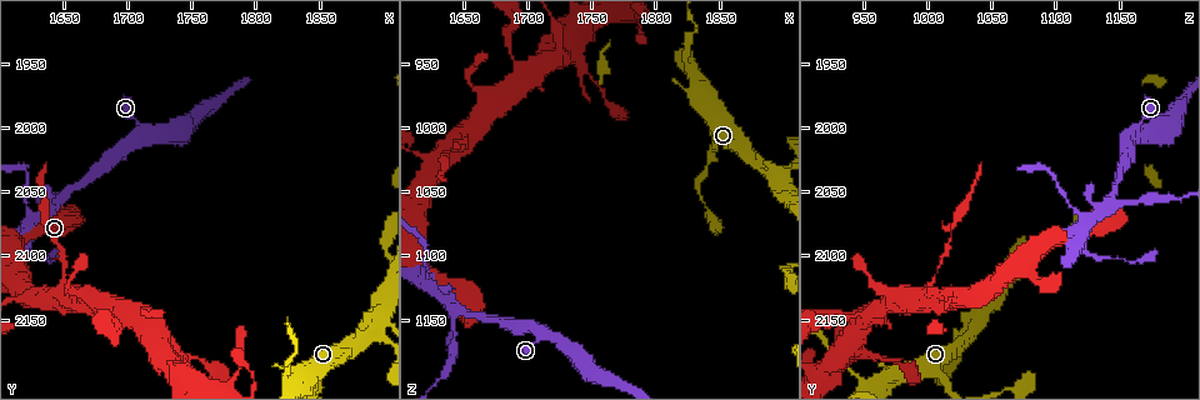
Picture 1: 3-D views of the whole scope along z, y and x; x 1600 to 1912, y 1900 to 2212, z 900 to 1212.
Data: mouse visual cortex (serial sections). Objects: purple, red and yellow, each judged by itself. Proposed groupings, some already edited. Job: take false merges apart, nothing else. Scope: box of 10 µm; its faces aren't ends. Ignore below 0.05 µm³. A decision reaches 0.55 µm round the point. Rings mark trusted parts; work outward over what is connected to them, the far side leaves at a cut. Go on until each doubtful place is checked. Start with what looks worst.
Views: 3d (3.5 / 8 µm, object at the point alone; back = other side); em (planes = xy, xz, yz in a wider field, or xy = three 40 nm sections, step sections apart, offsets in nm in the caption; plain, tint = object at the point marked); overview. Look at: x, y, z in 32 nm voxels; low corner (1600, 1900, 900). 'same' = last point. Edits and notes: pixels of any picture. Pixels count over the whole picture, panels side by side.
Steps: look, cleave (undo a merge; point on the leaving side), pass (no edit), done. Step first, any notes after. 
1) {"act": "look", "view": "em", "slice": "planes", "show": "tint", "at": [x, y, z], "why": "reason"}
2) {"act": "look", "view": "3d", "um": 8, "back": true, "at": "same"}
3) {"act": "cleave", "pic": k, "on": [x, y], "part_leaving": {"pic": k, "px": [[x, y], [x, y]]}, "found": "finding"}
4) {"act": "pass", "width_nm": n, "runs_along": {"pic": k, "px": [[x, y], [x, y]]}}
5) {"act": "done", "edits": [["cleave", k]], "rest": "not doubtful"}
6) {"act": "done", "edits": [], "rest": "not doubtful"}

{"act": "look", "view": "3d", "um": 3.5, "at": [1646, 2056, 1144], "why": "side arm on a straight run"}

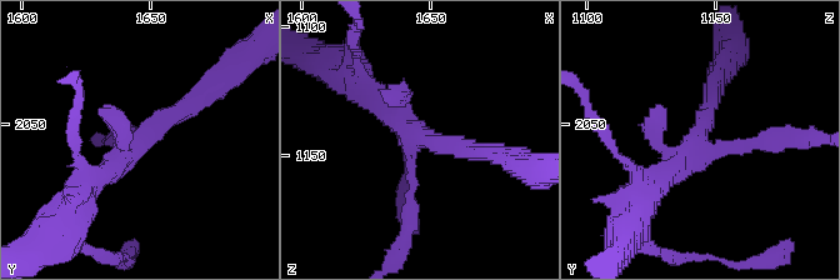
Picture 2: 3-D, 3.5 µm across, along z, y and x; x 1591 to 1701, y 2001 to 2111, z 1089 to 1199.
{"act": "pass", "runs_along": {"pic": 2, "px": [[204, 95], [161, 119], [85, 191]]}, "found": "one cell here"}

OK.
{"act": "look", "view": "3d", "um": 3.5, "at": [1648, 2126, 1002], "why": "thin arm on a thick one"}

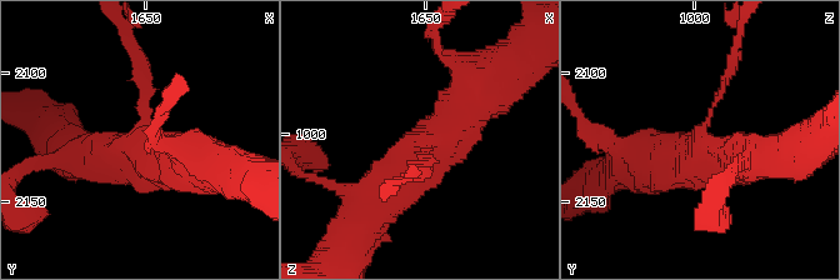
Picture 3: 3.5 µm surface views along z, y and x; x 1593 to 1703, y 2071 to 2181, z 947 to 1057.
{"act": "look", "view": "em", "slice": "planes", "show": "tint", "at": [1650, 2128, 1002], "arms": 3, "arm_widths_nm": [100, 500, 700], "why": "need the tissue"}

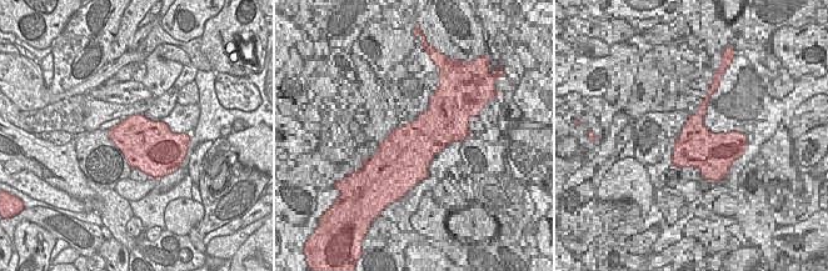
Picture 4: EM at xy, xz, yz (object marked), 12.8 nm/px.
{"act": "pass", "runs_along": {"pic": 3, "px": [[375, 203], [433, 159], [494, 81]]}, "found": "all the same cell"}

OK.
{"act": "look", "view": "3d", "um": 8, "at": [1888, 2164, 1034]}

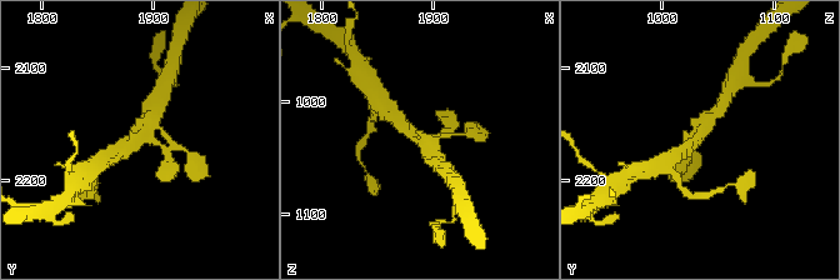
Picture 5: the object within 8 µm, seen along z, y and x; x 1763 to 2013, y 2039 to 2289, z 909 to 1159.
{"act": "look", "view": "em", "slice": "xy", "step": 2, "show": "tint", "at": "same", "why": "need the tissue"}

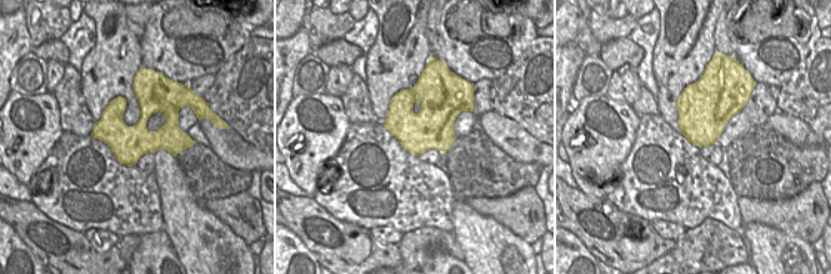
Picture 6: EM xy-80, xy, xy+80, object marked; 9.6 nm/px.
{"act": "pass", "arm_widths_nm": [150, 150, 300, 450], "runs_along": {"pic": 5, "px": [[115, 154], [144, 135], [155, 111]]}, "found": "all the same cell"}

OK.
{"act": "done", "edits": [], "rest": "not doubtful"}

